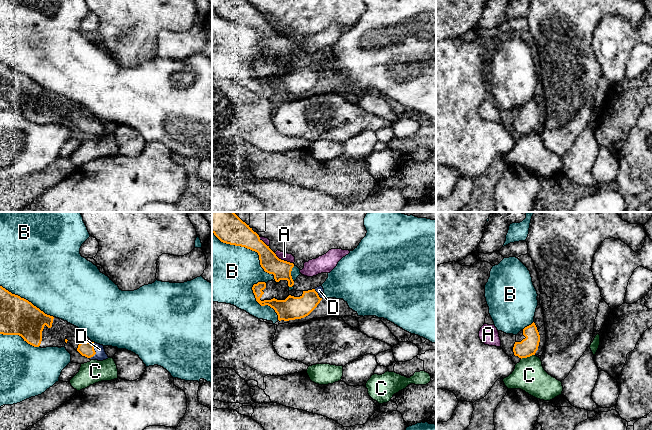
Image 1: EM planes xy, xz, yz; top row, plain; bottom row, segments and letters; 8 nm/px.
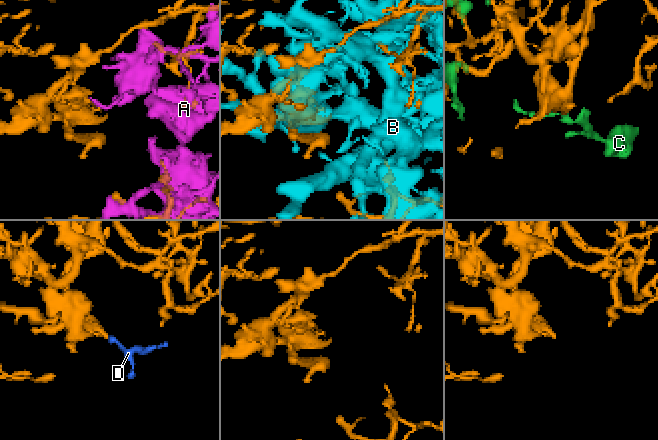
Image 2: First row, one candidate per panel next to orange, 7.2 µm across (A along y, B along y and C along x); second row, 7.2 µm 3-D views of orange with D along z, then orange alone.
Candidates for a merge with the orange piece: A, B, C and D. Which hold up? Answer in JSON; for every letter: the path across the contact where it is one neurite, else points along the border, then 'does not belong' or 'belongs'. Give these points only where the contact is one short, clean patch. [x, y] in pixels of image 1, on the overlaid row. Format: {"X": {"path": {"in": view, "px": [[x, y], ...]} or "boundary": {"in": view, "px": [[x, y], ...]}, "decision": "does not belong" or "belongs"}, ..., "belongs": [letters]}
{"A": {"decision": "does not belong"}, "B": {"decision": "does not belong"}, "C": {"decision": "does not belong"}, "D": {"path": {"in": "xy", "px": [[86, 349], [94, 351], [100, 355]]}, "decision": "belongs"}, "belongs": ["D"]}

